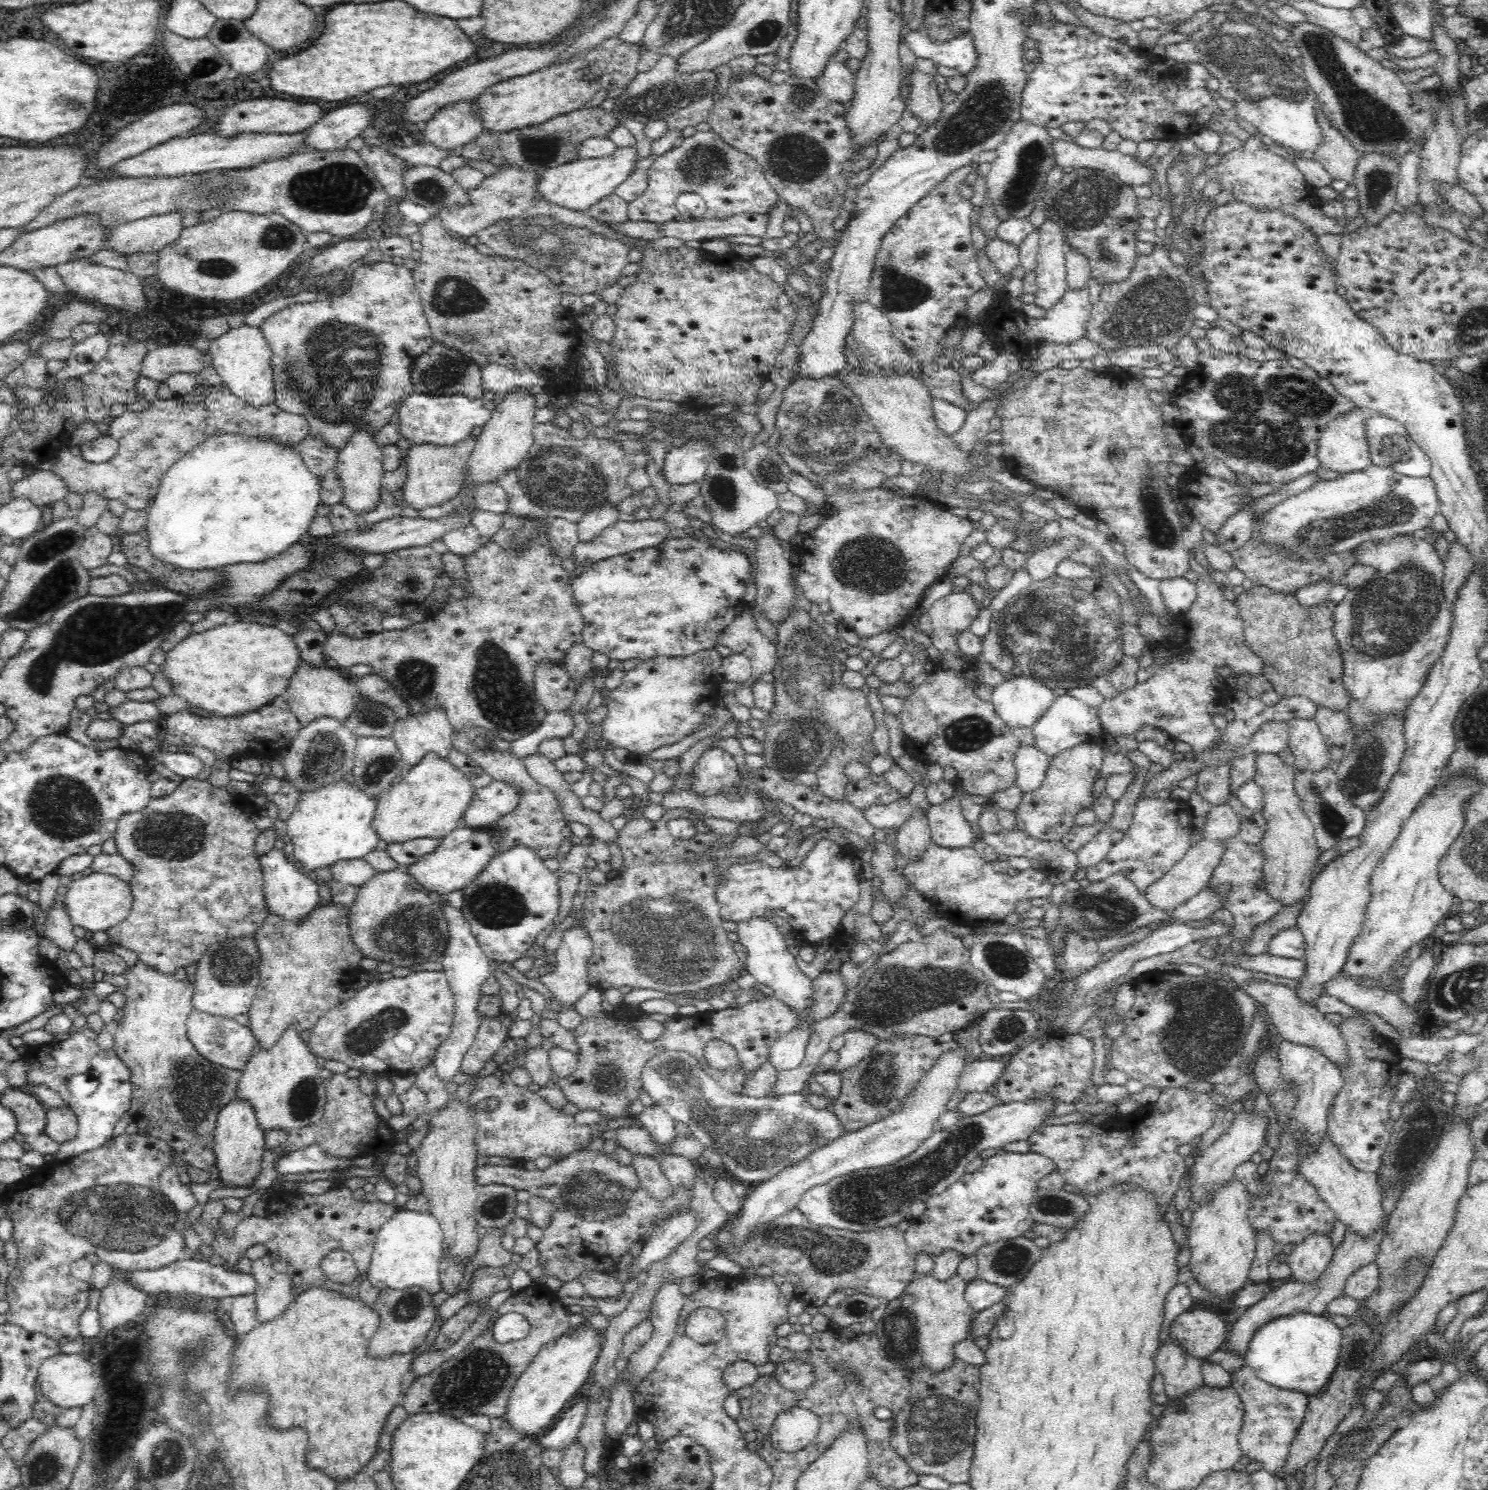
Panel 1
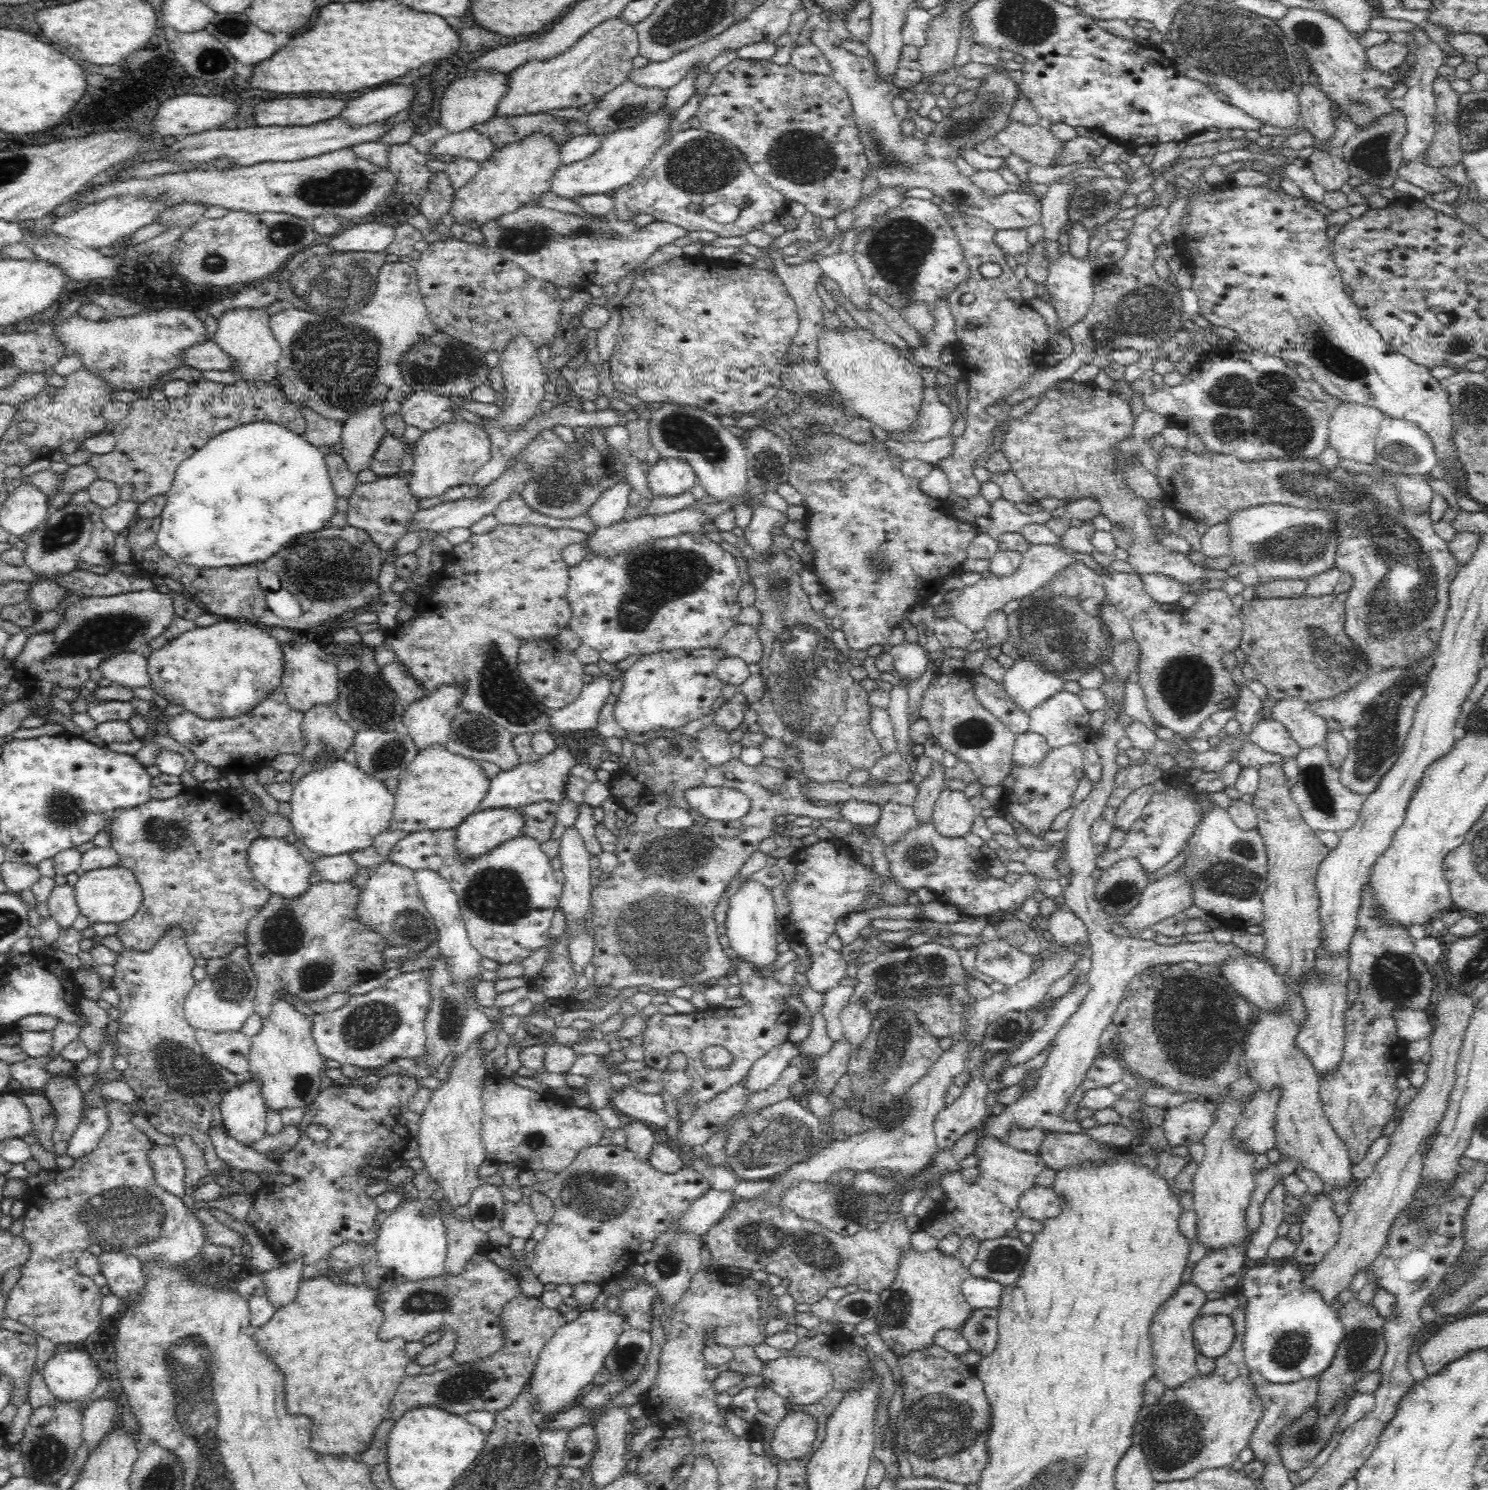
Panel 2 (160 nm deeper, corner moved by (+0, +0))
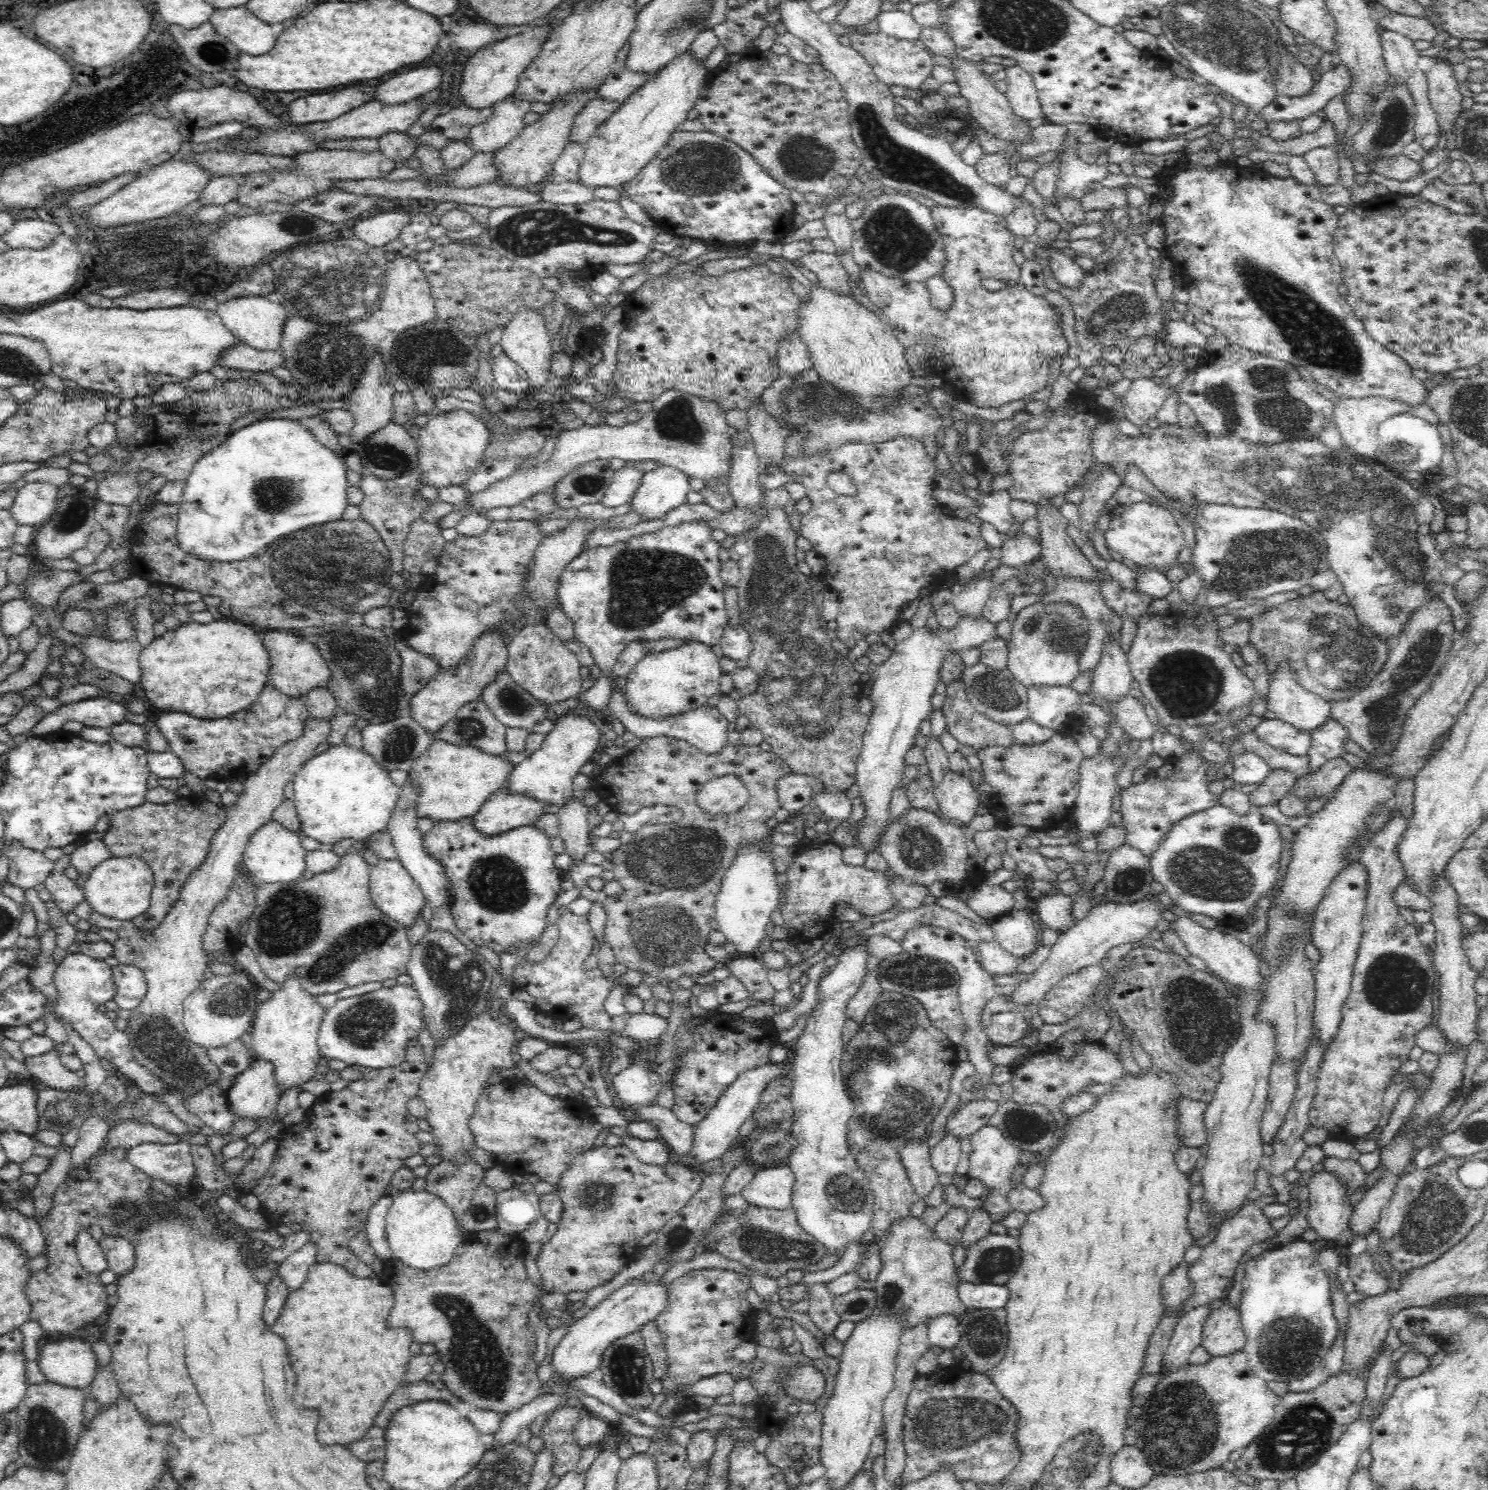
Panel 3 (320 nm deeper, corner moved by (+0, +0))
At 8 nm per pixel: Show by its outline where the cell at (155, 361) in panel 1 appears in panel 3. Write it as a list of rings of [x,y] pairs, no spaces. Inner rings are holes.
[[[236,345],[225,350],[217,360],[220,366],[254,372],[268,372],[285,367],[281,347],[276,350],[256,350],[248,345]]]

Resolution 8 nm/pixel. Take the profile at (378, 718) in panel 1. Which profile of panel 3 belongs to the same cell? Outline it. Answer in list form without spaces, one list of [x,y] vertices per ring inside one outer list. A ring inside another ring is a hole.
[[[364,622],[360,625],[328,625],[311,640],[329,666],[331,680],[327,688],[334,695],[339,711],[356,713],[358,719],[365,718],[370,724],[383,724],[410,709],[411,696],[404,693],[400,679],[400,649],[392,646],[382,629],[371,628]]]

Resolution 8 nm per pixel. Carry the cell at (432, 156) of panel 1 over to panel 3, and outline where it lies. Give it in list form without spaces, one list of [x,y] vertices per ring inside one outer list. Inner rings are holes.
[[[513,94],[492,104],[492,114],[486,122],[476,125],[468,134],[473,152],[490,152],[504,148],[527,125],[524,116],[530,111],[531,100],[514,98]]]

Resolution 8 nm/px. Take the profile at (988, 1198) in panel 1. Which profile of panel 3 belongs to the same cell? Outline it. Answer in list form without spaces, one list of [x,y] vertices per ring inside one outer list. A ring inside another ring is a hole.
[[[991,1125],[978,1129],[978,1132],[970,1137],[969,1140],[972,1144],[972,1153],[970,1154],[970,1169],[967,1178],[978,1180],[986,1186],[986,1189],[990,1190],[990,1196],[984,1202],[984,1211],[990,1215],[991,1222],[1000,1222],[1000,1220],[1006,1219],[1006,1216],[1013,1211],[1007,1197],[1012,1191],[1010,1176],[1012,1176],[1016,1164],[1019,1164],[1020,1149],[1014,1147],[1004,1137],[1000,1129]]]

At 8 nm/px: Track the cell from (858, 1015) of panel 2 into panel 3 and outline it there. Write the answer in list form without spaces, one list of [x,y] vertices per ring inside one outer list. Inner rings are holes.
[[[870,956],[868,959],[864,982],[847,1002],[846,1014],[849,1020],[855,1020],[858,1023],[862,1022],[864,1014],[873,1006],[874,1001],[883,991],[877,976],[880,963],[881,961],[874,956]]]

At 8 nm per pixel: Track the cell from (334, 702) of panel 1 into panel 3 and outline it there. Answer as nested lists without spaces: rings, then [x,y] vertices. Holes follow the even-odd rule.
[[[276,630],[261,631],[263,648],[269,654],[271,662],[269,682],[282,694],[290,697],[305,697],[314,689],[327,687],[331,680],[329,666],[318,653],[318,649],[312,644],[311,639],[302,636],[287,634]]]

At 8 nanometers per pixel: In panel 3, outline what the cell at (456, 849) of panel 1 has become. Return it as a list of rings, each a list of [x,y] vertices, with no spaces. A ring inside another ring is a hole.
[[[508,788],[492,794],[473,816],[475,830],[494,836],[514,828],[535,824],[547,812],[556,814],[559,807],[532,797],[514,795]]]

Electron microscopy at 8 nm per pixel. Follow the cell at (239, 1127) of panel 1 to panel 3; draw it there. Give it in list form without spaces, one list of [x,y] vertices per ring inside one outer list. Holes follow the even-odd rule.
[[[252,1060],[250,1068],[237,1074],[226,1093],[233,1114],[250,1120],[262,1120],[276,1110],[285,1091],[286,1088],[275,1082],[274,1067],[269,1060]]]

